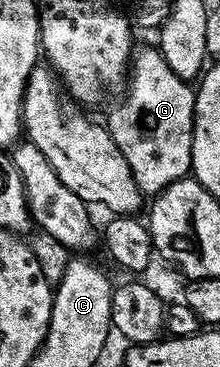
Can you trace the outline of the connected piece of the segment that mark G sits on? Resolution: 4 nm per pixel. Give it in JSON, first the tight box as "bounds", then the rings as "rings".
{"bounds":[104,49,196,196],"rings":[[[161,49],[141,50],[132,58],[127,94],[119,106],[111,108],[104,125],[112,140],[116,140],[116,148],[124,152],[124,160],[128,160],[128,168],[132,168],[143,195],[153,196],[191,173],[196,90],[187,79],[168,68]]]}

